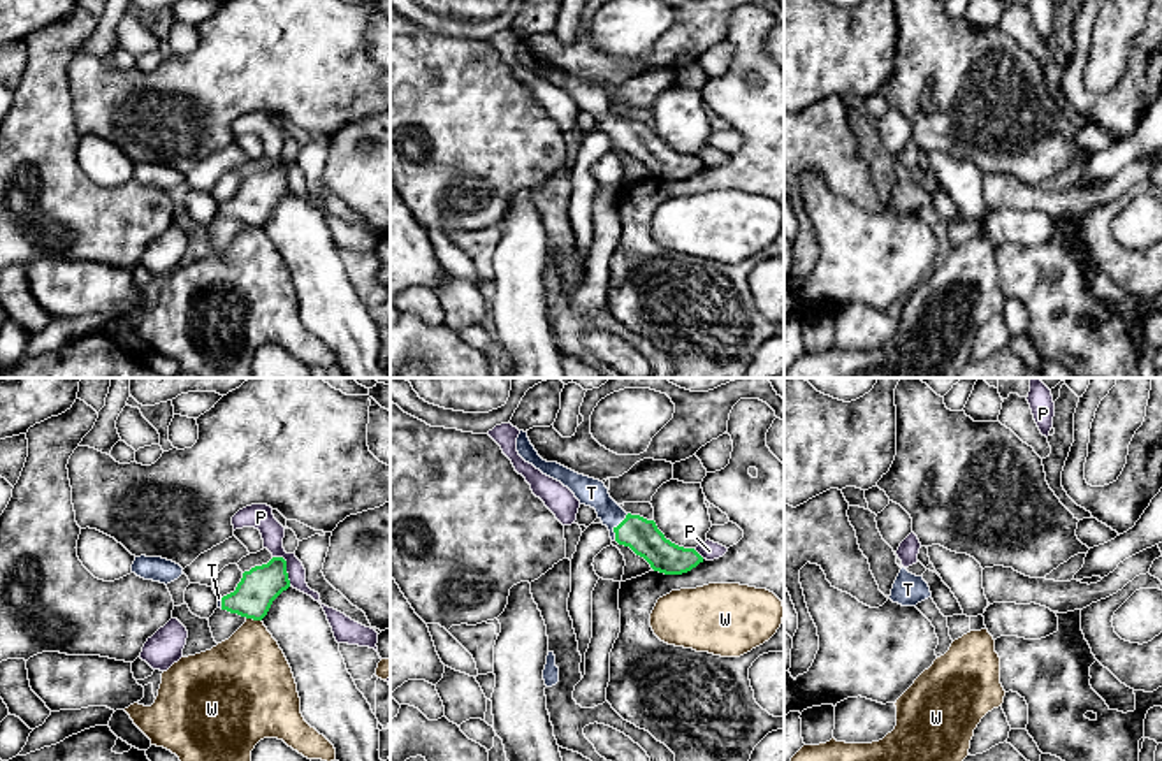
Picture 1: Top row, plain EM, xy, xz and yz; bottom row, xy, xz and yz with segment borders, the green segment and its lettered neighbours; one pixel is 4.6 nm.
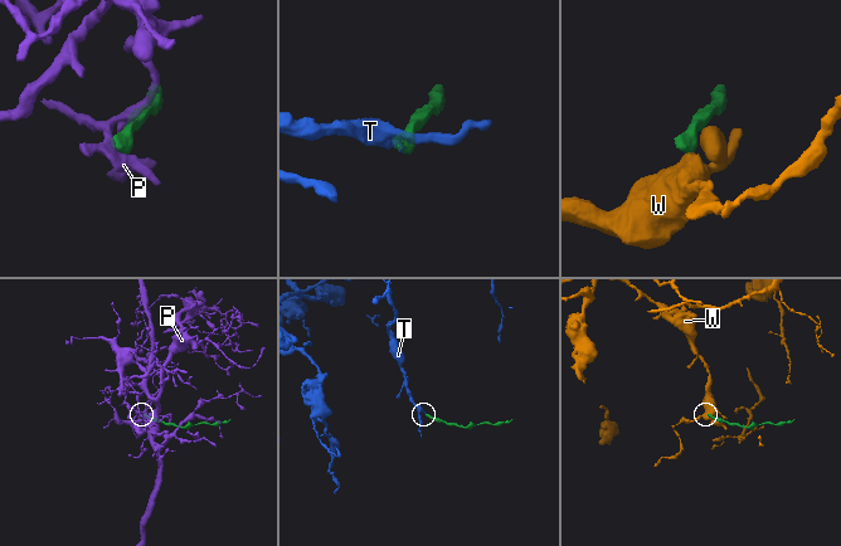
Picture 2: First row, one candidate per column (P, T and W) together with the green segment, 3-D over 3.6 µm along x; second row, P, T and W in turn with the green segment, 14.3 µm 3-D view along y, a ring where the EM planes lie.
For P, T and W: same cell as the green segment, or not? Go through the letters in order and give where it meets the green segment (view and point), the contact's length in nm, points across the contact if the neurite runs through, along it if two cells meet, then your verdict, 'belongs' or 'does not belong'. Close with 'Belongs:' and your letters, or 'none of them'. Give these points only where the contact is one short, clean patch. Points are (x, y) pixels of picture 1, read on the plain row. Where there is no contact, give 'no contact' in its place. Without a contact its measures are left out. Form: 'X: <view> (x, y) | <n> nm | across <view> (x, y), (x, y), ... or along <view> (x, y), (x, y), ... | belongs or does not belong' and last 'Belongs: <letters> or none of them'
P: xy (285, 173) | 160 nm | along xy (273, 162), (280, 162), (285, 167), (290, 190) | does not belong
T: xz (616, 134) | 140 nm | across xz (642, 143), (635, 137), (616, 134), (616, 125), (591, 99) | belongs
W: xy (254, 225) | 70 nm | does not belong
Belongs: T

